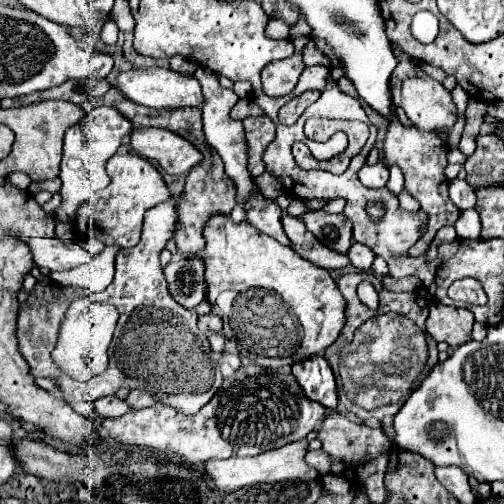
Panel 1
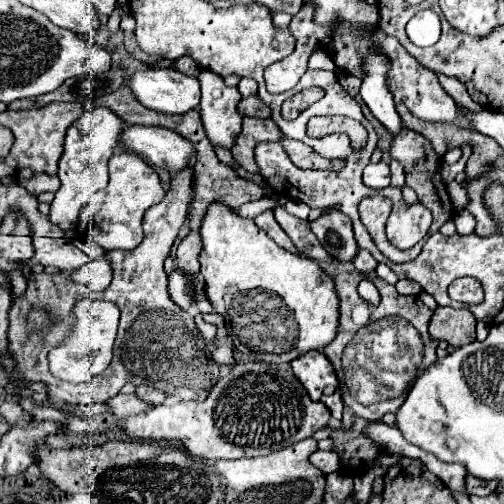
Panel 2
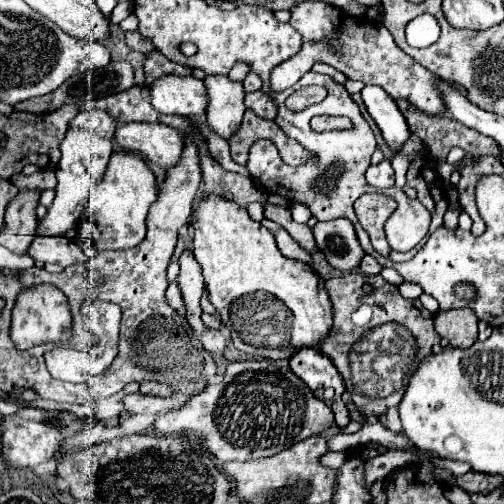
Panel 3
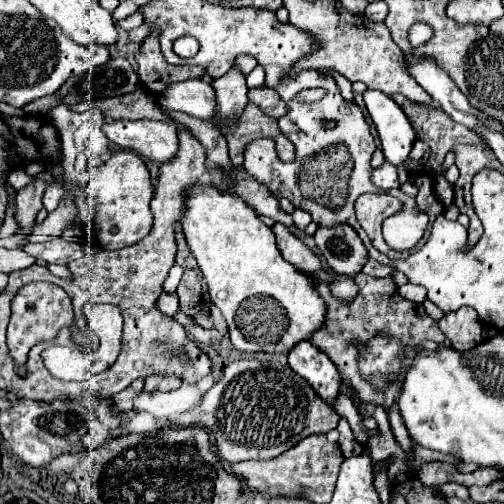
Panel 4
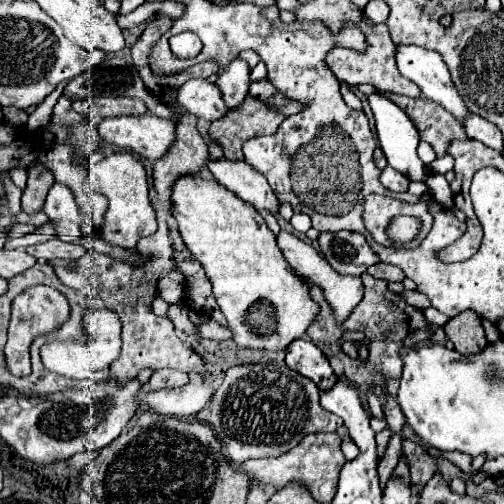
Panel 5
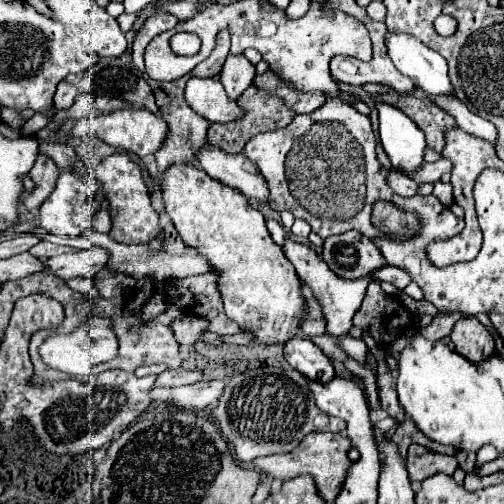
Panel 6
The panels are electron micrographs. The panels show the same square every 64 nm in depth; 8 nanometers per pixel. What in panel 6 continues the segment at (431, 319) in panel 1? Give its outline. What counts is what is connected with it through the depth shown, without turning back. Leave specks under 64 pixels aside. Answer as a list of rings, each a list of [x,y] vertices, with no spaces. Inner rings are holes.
[[[462,318],[456,322],[452,334],[452,342],[456,344],[456,352],[466,356],[466,360],[478,364],[494,356],[494,338],[488,328],[480,324],[476,318]]]

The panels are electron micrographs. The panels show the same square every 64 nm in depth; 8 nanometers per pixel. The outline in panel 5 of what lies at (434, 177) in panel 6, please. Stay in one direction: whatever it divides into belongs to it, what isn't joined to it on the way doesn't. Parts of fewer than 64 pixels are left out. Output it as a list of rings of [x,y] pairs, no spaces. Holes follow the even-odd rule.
[[[446,154],[442,158],[436,158],[428,168],[432,170],[432,174],[446,174],[452,170],[452,166],[454,166],[454,160],[452,160],[452,156]]]

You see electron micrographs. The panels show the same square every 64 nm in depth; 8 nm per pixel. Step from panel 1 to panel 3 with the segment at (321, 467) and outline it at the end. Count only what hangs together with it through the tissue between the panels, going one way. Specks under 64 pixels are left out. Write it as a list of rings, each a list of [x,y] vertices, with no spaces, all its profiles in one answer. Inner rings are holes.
[[[330,451],[326,453],[322,458],[320,458],[320,462],[322,462],[322,465],[332,468],[334,470],[339,470],[346,462],[347,460],[347,455],[345,452],[334,452]]]

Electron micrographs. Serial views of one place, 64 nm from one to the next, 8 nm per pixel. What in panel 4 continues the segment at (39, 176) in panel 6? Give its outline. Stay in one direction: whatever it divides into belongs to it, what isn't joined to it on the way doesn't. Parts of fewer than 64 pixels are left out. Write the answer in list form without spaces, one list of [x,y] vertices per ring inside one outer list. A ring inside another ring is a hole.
[[[34,178],[26,188],[18,190],[16,194],[16,220],[20,224],[20,234],[28,234],[34,226],[36,214],[44,208],[42,206],[42,194],[46,190],[46,182],[40,178]]]

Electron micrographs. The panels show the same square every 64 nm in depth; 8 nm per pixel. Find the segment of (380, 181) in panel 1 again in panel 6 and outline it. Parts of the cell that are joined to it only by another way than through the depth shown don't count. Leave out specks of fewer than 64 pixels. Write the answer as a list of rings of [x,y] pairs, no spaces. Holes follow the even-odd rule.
[[[392,170],[392,172],[390,172],[388,184],[390,184],[390,188],[392,188],[396,194],[406,196],[406,198],[418,194],[418,184],[416,184],[414,180],[410,180],[408,176],[404,176],[402,172],[398,172],[398,170]]]

